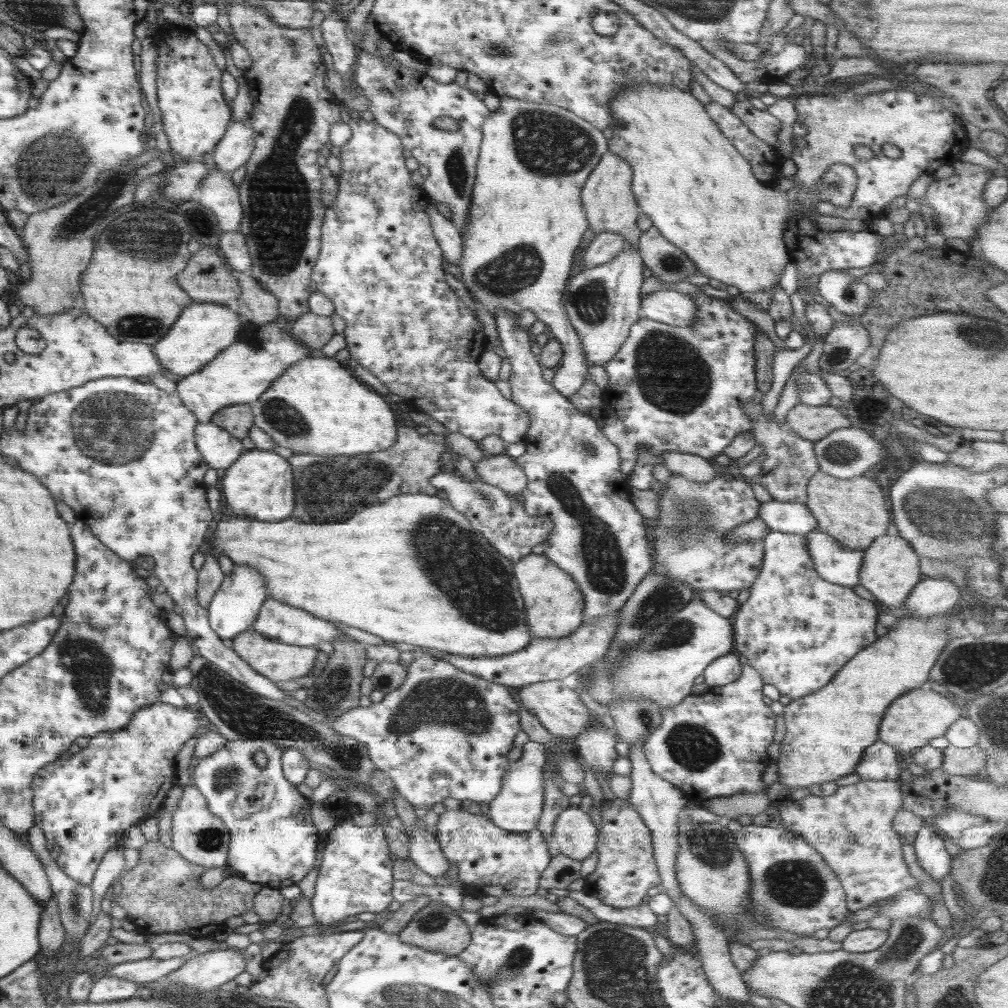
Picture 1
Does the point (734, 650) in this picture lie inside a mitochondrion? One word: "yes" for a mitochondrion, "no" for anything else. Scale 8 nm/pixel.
no

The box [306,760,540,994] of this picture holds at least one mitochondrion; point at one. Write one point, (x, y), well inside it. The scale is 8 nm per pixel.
(519, 959)

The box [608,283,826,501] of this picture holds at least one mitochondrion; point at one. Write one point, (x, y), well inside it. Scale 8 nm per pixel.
(671, 374)

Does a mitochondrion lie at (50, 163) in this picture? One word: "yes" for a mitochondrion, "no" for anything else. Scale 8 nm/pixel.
yes

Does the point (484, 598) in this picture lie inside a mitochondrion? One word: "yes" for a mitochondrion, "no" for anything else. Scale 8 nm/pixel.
yes

